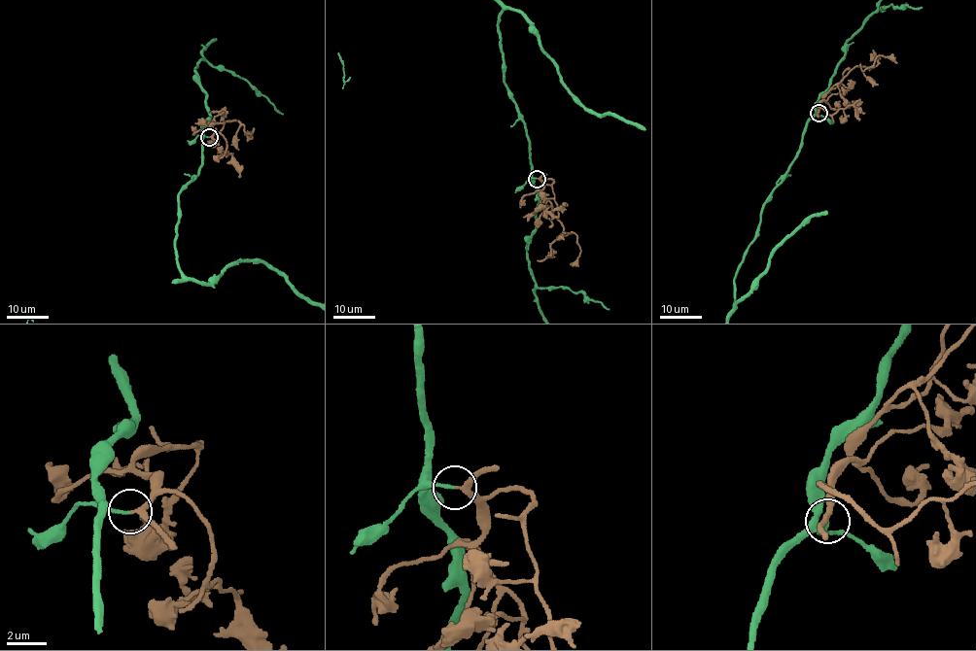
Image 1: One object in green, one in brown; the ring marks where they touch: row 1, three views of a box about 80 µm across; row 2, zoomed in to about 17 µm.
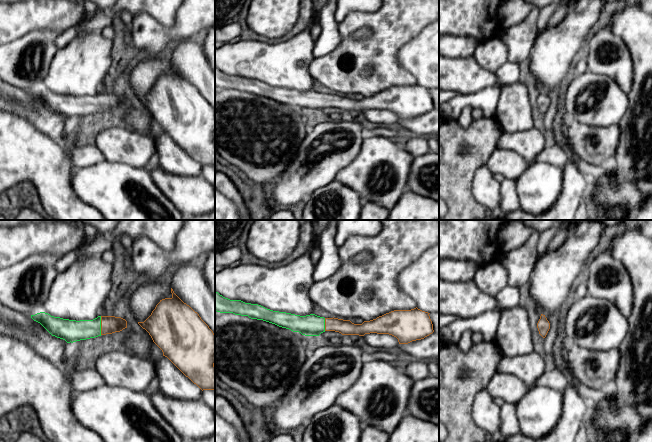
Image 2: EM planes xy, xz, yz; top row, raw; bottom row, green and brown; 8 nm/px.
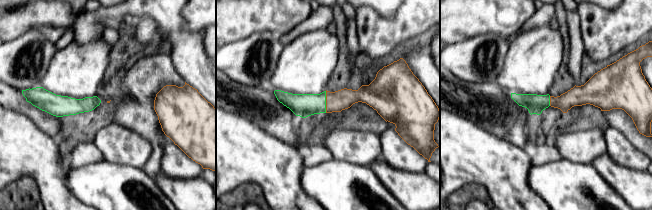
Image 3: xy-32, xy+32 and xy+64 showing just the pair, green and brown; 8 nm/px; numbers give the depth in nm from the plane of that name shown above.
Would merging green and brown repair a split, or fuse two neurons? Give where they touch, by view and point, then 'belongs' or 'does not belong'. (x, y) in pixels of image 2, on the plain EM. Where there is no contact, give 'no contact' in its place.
meets green in xy at (100, 101); does not belong

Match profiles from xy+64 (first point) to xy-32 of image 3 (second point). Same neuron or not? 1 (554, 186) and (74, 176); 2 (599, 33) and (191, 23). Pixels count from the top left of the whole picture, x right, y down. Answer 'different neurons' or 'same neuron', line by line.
1: same neuron
2: same neuron

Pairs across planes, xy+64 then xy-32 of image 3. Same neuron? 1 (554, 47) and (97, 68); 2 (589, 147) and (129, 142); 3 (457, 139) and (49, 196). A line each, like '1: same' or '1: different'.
1: same
2: same
3: same

